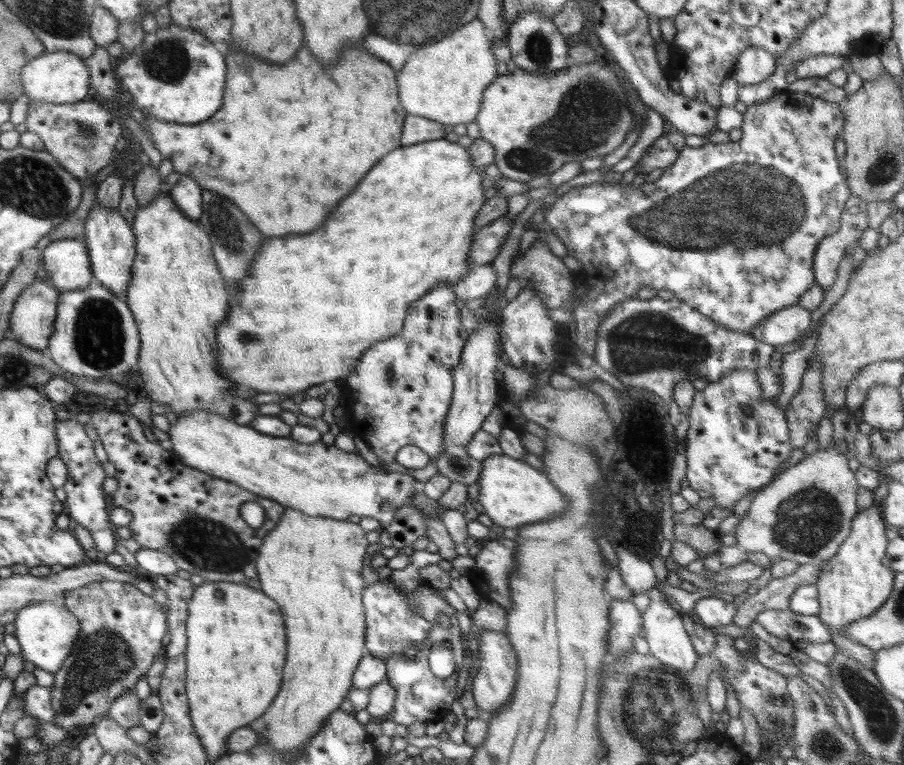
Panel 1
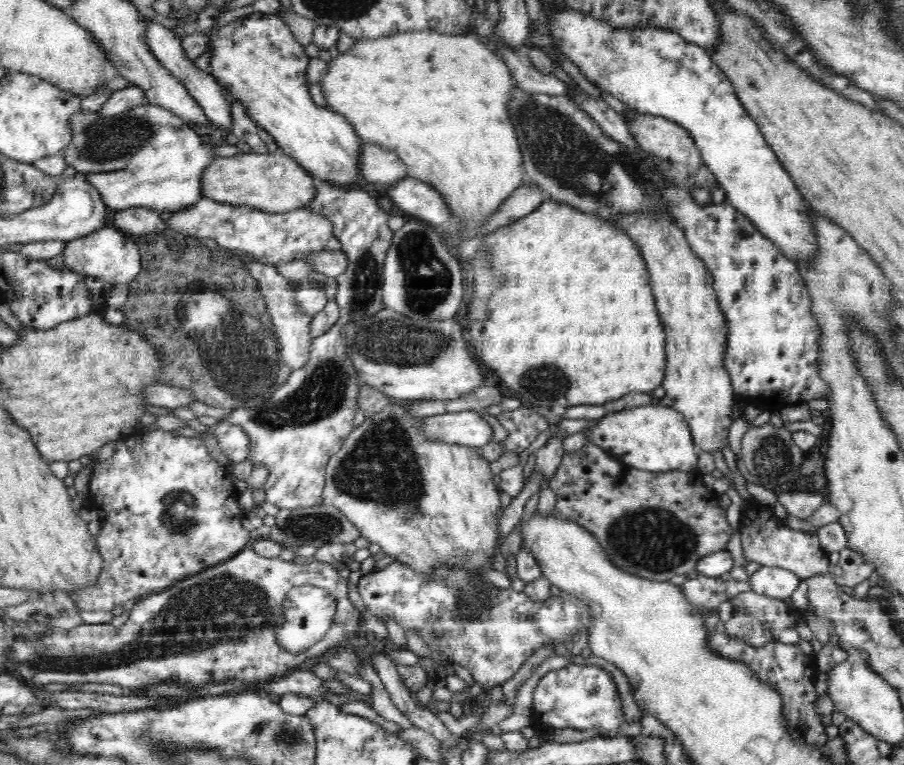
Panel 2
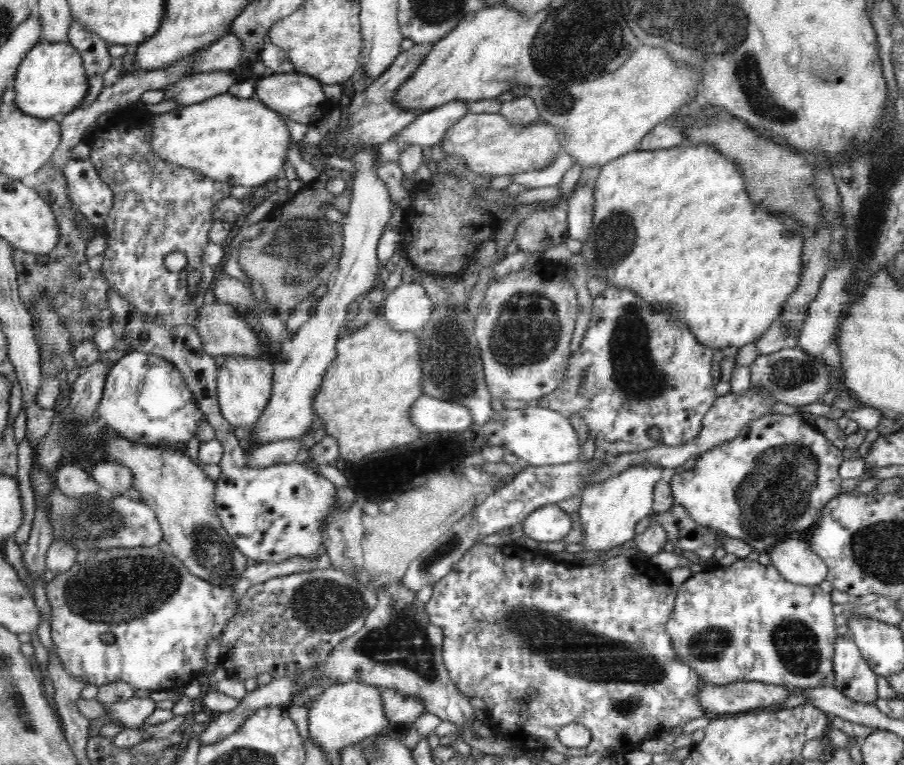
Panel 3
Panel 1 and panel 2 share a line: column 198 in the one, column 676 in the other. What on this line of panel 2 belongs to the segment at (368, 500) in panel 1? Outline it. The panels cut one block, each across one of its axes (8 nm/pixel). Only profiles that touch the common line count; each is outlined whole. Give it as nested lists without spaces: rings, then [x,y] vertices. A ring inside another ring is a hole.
[[[646,404],[618,413],[606,413],[593,427],[583,432],[586,440],[590,437],[587,442],[603,448],[621,463],[647,470],[650,474],[670,470],[692,471],[697,466],[698,451],[686,419],[672,407]]]

